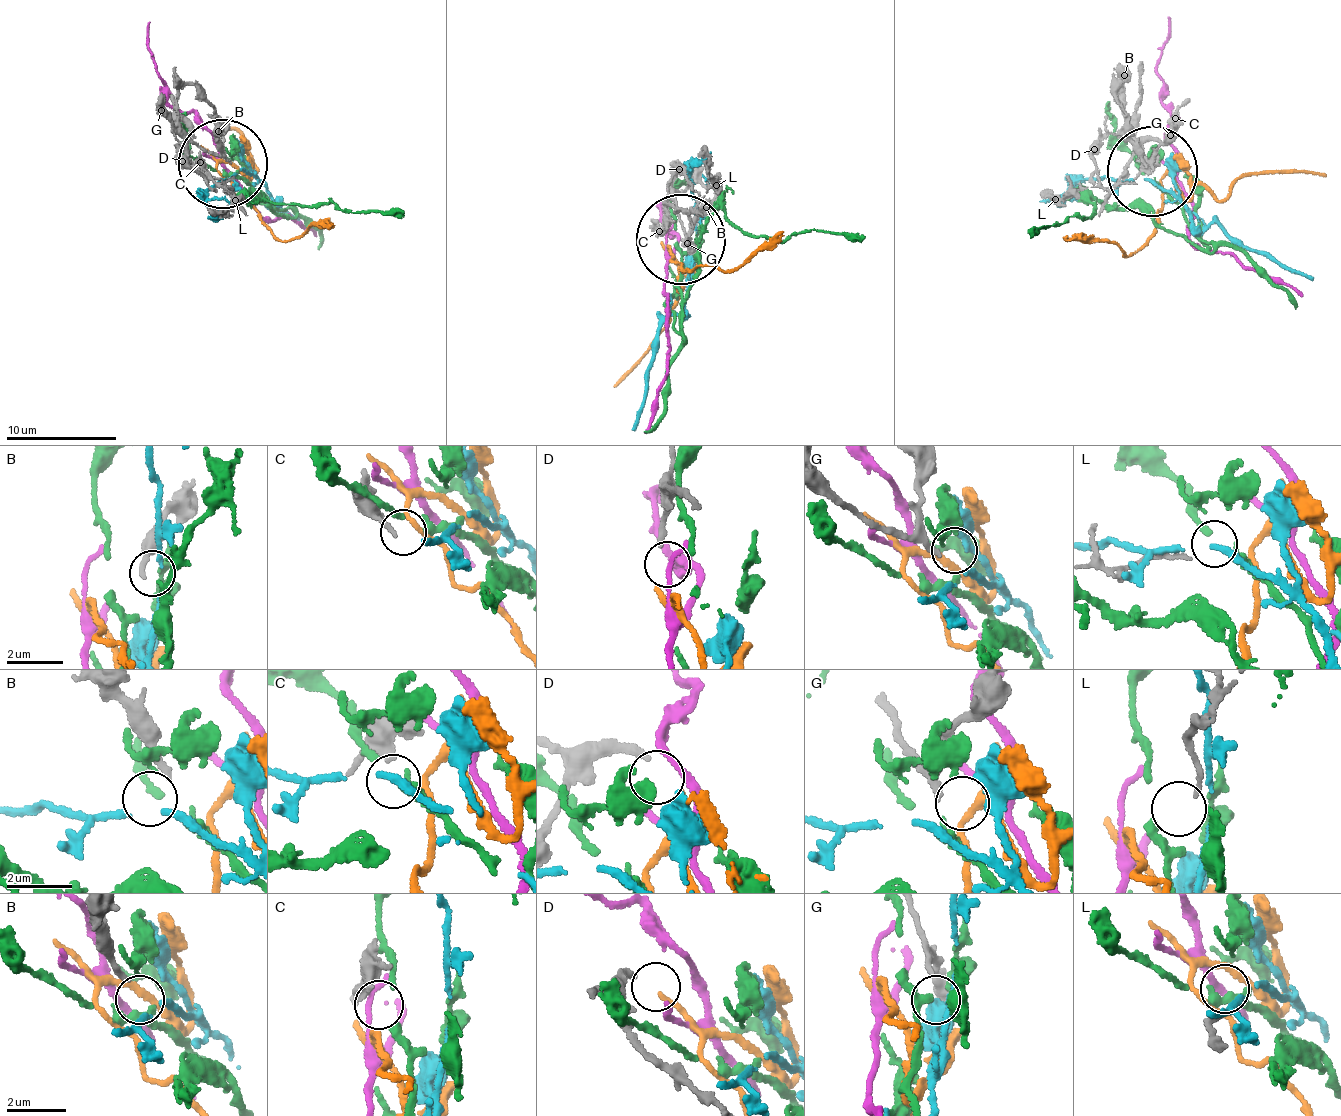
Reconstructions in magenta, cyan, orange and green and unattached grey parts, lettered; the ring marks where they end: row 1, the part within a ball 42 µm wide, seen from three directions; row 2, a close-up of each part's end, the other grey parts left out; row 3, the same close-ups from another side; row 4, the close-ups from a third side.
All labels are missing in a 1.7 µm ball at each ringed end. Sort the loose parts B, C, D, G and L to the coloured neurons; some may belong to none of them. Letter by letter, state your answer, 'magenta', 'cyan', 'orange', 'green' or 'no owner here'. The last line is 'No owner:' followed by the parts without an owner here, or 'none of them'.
B: cyan
C: no owner here
D: orange
G: no owner here
L: no owner here
No owner: C, G, L

